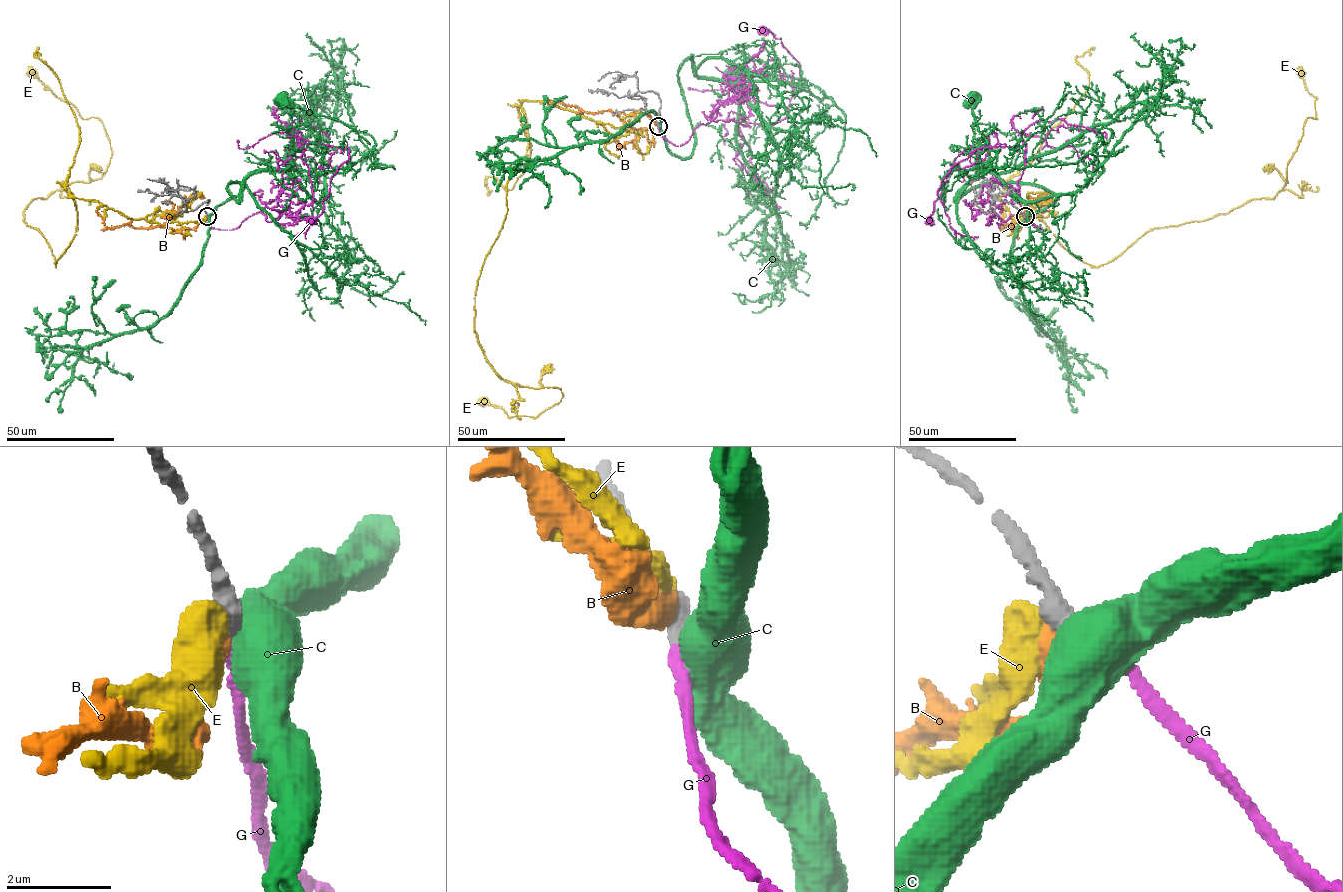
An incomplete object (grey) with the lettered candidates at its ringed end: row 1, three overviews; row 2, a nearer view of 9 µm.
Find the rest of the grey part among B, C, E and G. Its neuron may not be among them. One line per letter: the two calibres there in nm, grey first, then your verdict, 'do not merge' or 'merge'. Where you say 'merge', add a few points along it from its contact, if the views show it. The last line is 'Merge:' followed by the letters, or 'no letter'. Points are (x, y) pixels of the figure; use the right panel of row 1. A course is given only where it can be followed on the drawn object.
B: 480/600 nm | do not merge
C: 440/700 nm | do not merge
E: 500/550 nm | do not merge
G: 440/220 nm | merge | via (1025, 216), (1045, 229), (1020, 211), (1022, 139), (1021, 146), (983, 147), (958, 162), (941, 181), (929, 221)
Merge: G

